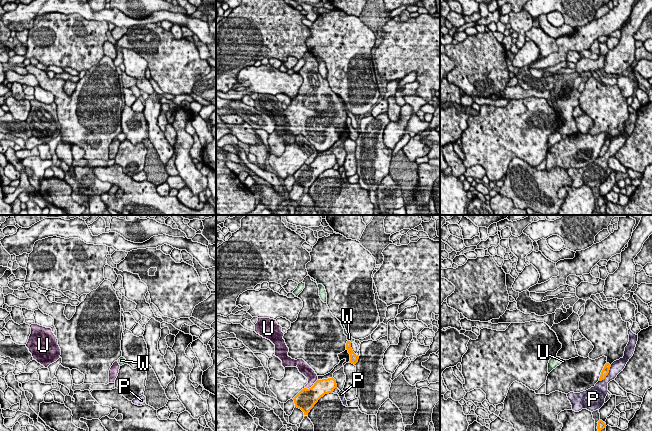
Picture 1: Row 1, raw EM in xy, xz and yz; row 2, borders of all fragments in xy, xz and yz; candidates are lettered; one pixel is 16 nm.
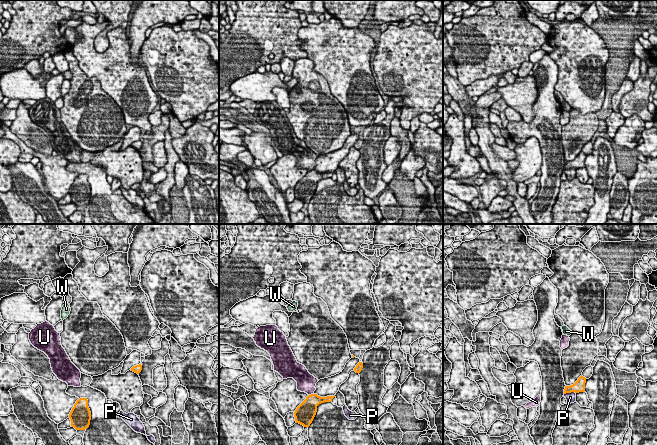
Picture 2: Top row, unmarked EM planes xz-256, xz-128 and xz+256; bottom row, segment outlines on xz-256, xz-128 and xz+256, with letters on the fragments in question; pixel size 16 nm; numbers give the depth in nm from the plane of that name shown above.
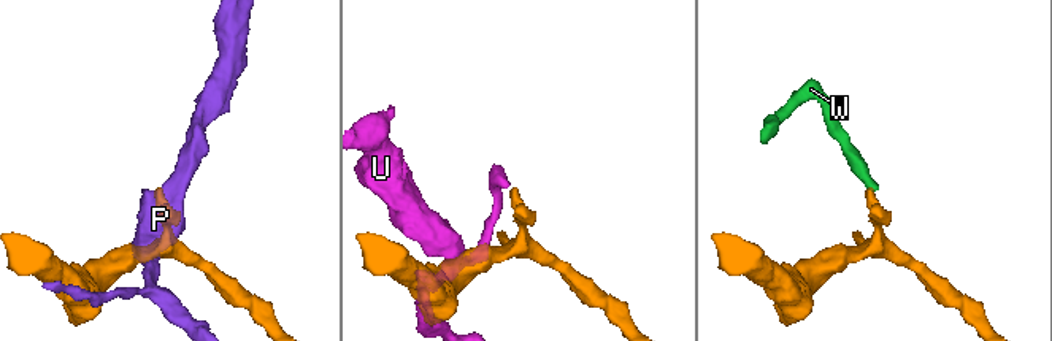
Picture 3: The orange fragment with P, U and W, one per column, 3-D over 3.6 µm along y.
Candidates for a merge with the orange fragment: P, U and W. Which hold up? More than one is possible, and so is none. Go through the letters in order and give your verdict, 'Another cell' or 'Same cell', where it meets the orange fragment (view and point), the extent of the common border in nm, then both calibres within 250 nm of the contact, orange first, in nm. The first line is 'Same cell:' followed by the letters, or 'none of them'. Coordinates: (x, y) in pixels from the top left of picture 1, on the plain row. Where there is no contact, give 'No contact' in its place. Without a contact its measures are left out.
Same cell: none of them
P: Another cell. Touches orange at yz (607, 150). Shared border 340 nm. Thickness 120 nm (orange) against 220 nm
U: Another cell. Touches orange at xz (312, 162). Shared border 260 nm. Thickness 320 nm (orange) against 180 nm
W: Another cell. Touches orange at xz (349, 117). Shared border 70 nm. Thickness 120 nm (orange) against 90 nm

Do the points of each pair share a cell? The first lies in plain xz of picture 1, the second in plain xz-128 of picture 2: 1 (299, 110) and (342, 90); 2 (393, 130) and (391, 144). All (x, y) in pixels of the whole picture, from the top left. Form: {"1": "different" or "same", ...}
{"1": "different", "2": "same"}

